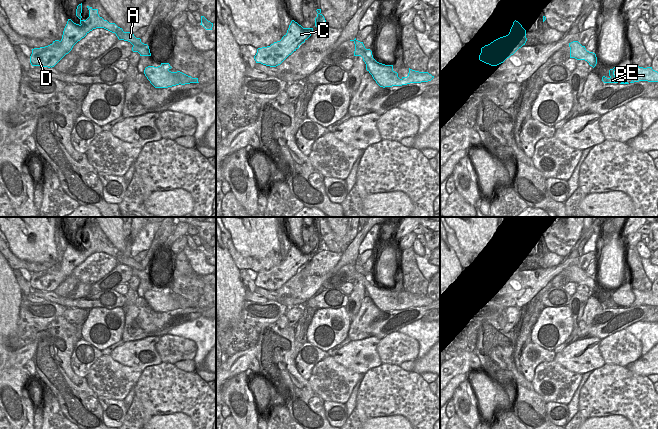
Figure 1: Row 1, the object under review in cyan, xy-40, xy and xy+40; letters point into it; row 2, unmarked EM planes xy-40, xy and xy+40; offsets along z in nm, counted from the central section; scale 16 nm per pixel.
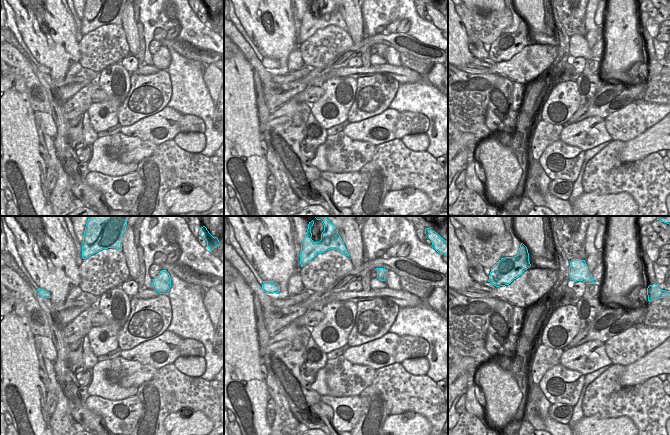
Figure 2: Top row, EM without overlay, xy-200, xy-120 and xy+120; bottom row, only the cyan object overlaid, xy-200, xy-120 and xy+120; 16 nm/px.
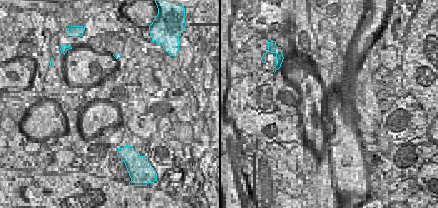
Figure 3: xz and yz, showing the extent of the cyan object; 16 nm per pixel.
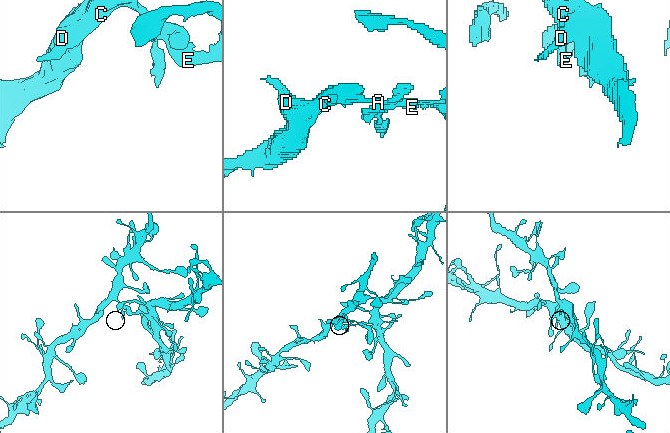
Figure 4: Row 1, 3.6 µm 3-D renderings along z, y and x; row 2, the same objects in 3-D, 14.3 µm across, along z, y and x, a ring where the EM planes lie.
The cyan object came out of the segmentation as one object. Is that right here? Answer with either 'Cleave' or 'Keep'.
Cleave.

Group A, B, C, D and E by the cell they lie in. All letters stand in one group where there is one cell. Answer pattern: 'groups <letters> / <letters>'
groups A C D / B E

